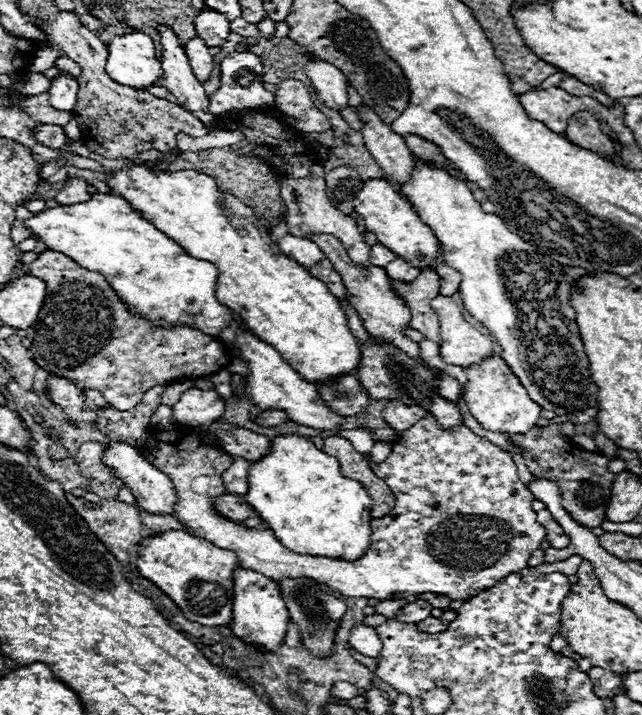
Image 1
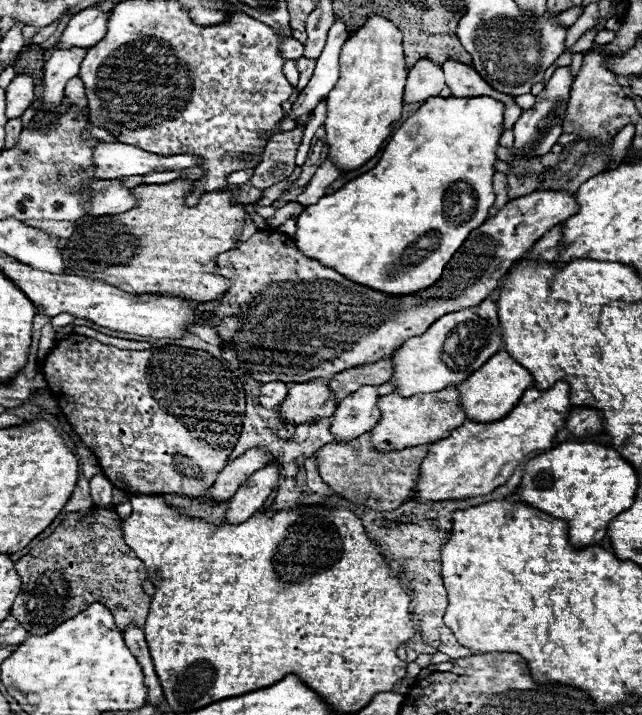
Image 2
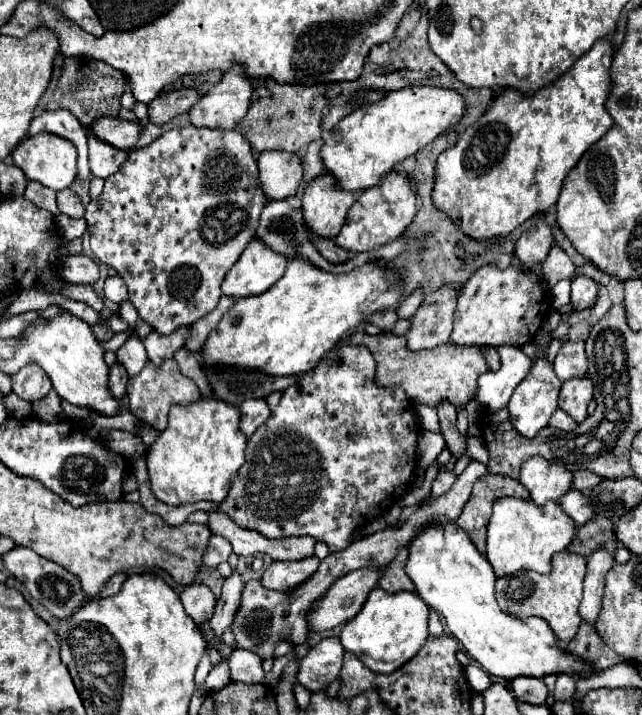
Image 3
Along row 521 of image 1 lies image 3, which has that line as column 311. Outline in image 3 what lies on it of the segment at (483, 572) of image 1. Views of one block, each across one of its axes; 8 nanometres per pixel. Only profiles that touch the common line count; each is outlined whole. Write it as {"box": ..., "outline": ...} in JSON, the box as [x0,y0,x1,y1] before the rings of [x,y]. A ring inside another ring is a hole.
{"box":[220,174,420,552],"outline":[[[320,174],[310,180],[302,196],[304,222],[312,234],[322,238],[334,238],[344,220],[348,208],[354,204],[354,192],[340,190],[332,174]],[[336,346],[330,354],[326,354],[316,366],[316,370],[300,376],[300,384],[292,384],[282,392],[280,404],[274,408],[272,418],[256,430],[248,438],[248,448],[246,448],[246,462],[238,470],[238,478],[234,480],[234,486],[230,488],[226,500],[220,504],[220,510],[226,512],[238,526],[256,530],[266,538],[286,538],[286,536],[314,536],[322,542],[328,544],[330,552],[344,550],[350,544],[350,538],[354,530],[360,530],[366,526],[372,518],[378,518],[388,512],[390,504],[394,502],[396,496],[400,496],[408,486],[410,480],[414,478],[416,472],[416,436],[420,432],[420,426],[416,422],[414,406],[410,400],[406,400],[406,394],[402,388],[380,388],[374,384],[374,358],[364,346]]]}

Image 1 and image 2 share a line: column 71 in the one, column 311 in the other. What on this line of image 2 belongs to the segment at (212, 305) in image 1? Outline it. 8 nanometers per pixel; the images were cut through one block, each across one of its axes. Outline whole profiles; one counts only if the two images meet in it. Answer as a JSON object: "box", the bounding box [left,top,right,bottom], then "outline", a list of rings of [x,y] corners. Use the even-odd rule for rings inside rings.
{"box":[294,96,504,294],"outline":[[[432,96],[428,98],[390,138],[390,142],[386,144],[380,162],[366,174],[346,182],[340,190],[336,190],[330,196],[320,198],[316,204],[306,206],[304,212],[296,218],[298,222],[298,230],[294,234],[294,242],[298,246],[298,250],[304,256],[316,258],[320,260],[324,266],[334,268],[336,272],[340,272],[342,276],[346,276],[348,280],[354,280],[362,286],[368,288],[376,288],[380,292],[388,292],[388,294],[408,294],[408,292],[418,292],[424,290],[428,286],[432,286],[440,276],[444,266],[450,262],[450,258],[458,252],[460,244],[468,238],[468,232],[472,232],[472,228],[478,228],[480,224],[484,224],[484,220],[488,218],[488,210],[494,204],[494,192],[492,192],[492,176],[494,176],[494,162],[496,158],[496,148],[498,148],[498,140],[500,134],[504,132],[502,126],[502,114],[504,114],[504,104],[500,100],[494,100],[490,96],[474,96],[474,98],[456,98],[456,96]],[[428,238],[428,248],[422,248],[422,240]]]}

